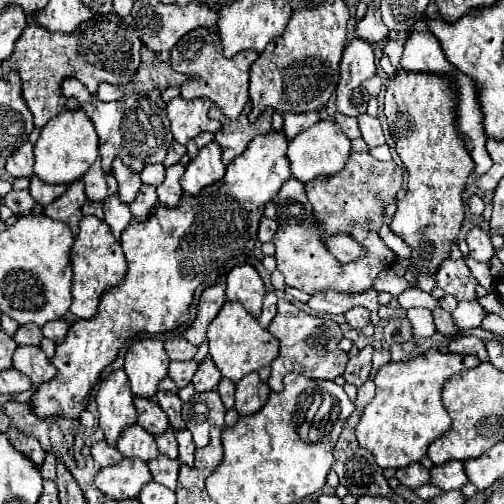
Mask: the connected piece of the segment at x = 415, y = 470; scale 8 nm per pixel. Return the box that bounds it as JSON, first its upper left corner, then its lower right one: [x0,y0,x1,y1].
[396,463,428,487]

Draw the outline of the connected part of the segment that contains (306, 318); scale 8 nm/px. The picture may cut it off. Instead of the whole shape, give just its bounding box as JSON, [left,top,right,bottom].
[268,301,348,391]

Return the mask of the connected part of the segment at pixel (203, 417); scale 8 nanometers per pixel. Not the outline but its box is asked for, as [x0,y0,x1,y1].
[182,391,224,447]

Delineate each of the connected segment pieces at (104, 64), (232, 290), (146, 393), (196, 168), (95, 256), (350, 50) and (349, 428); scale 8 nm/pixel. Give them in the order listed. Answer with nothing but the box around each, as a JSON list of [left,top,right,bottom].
[[8,13,142,127],[226,265,266,317],[124,339,168,397],[182,141,226,195],[70,215,126,317],[336,39,376,117],[334,411,390,497]]

